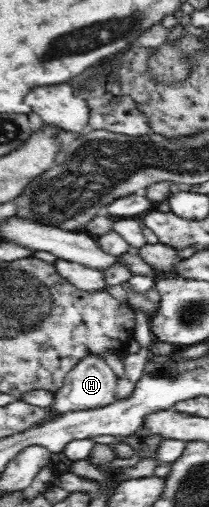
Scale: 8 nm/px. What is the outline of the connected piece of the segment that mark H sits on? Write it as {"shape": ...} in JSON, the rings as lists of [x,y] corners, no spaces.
{"shape":[[[94,354],[85,355],[68,372],[63,386],[55,393],[52,405],[47,407],[47,414],[42,420],[33,423],[33,427],[46,425],[46,423],[50,423],[50,421],[58,419],[58,417],[62,417],[62,415],[66,415],[66,413],[70,413],[71,411],[92,410],[114,403],[116,400],[118,379],[112,367],[106,363],[102,356]]]}

